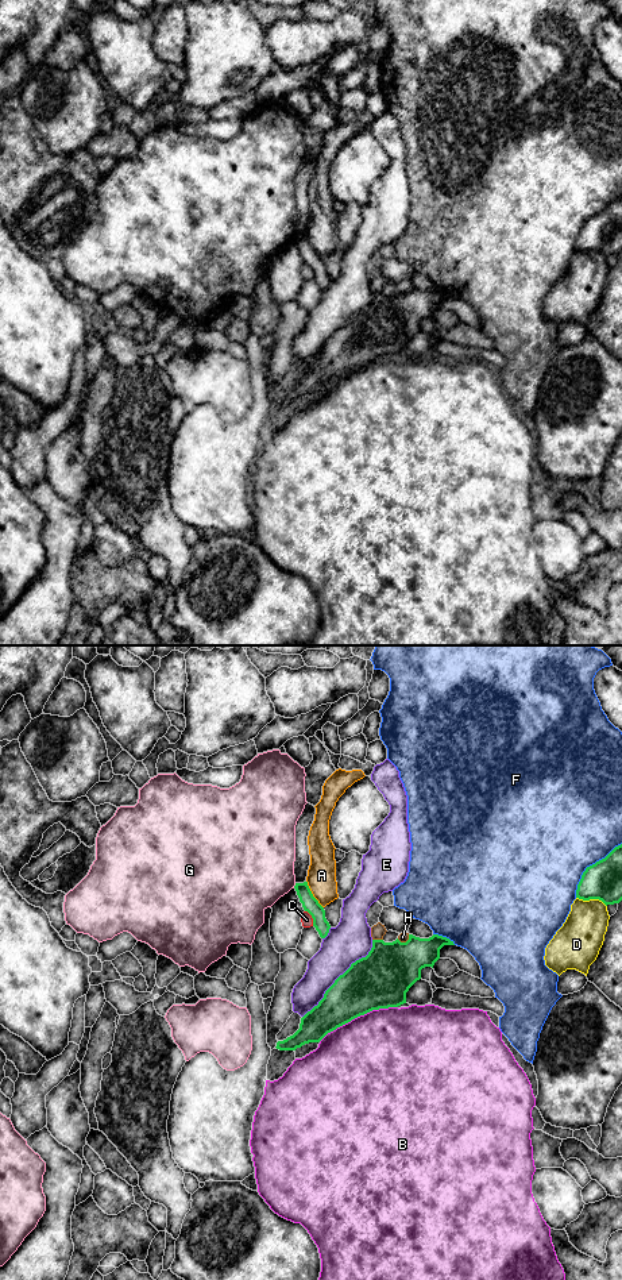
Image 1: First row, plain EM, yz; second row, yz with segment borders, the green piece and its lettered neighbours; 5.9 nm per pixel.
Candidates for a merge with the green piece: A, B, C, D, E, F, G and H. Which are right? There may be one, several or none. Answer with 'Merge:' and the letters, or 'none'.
Merge: none

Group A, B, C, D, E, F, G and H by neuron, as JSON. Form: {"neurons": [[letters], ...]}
{"neurons": [["A"], ["B"], ["C"], ["D"], ["E"], ["F"], ["G"], ["H"]]}

